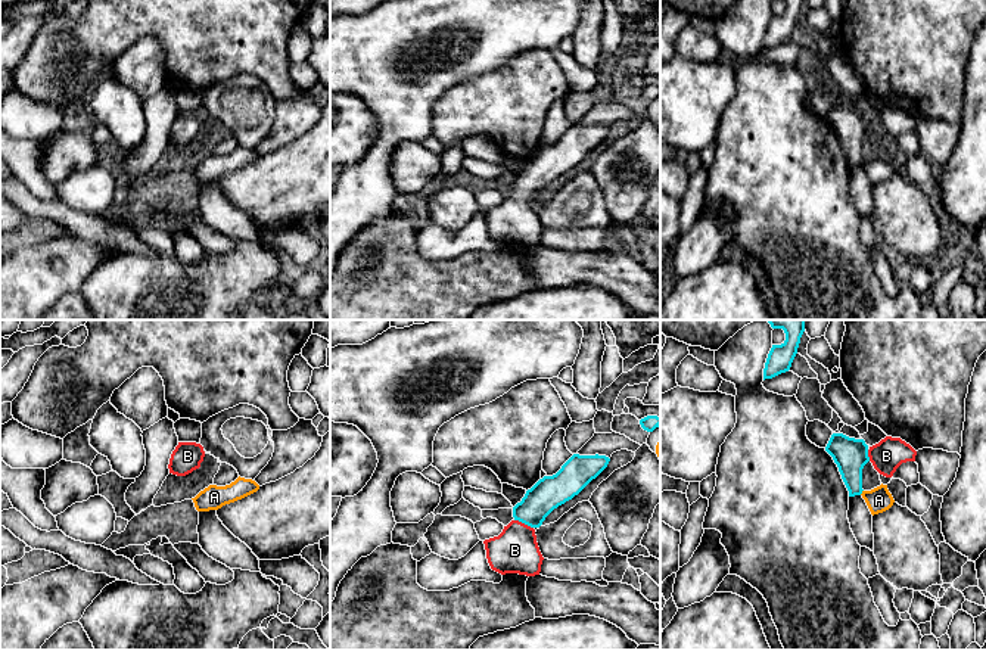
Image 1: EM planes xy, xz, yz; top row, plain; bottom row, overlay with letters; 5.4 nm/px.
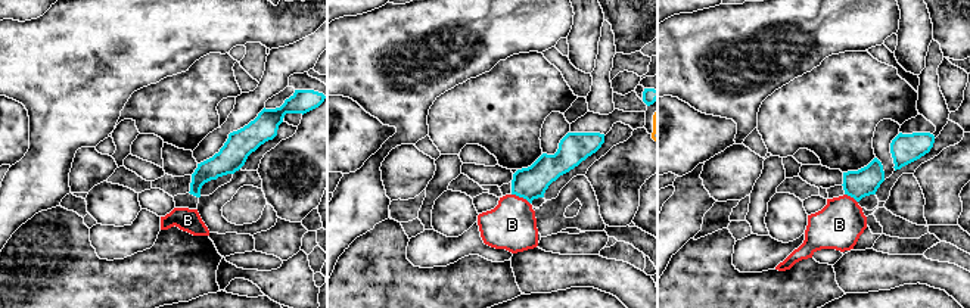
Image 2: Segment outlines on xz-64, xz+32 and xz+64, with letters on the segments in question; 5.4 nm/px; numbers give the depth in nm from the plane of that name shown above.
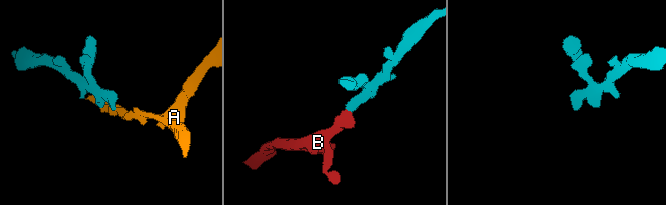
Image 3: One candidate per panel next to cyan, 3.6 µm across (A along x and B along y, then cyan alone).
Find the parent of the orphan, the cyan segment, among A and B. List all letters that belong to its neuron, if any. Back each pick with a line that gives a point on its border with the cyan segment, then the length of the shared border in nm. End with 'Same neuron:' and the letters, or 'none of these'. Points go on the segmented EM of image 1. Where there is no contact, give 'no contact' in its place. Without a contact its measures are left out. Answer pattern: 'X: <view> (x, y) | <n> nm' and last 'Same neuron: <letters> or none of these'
B: xz (523, 522) | 120 nm
Same neuron: B

